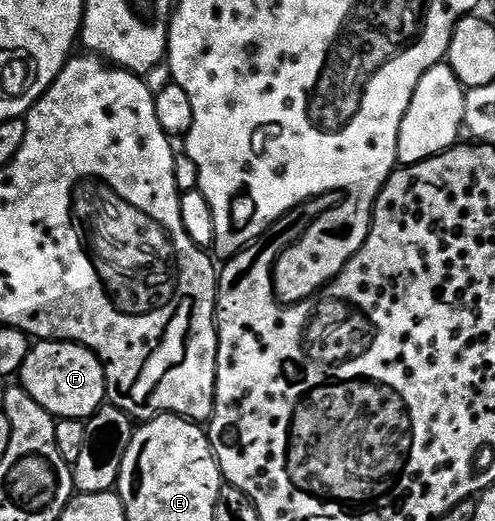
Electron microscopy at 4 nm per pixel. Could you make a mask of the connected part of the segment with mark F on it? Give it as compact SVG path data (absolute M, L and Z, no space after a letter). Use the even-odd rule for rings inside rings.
M36 341L18 374L18 381L46 412L61 421L83 421L106 404L104 362L84 345L72 341Z

